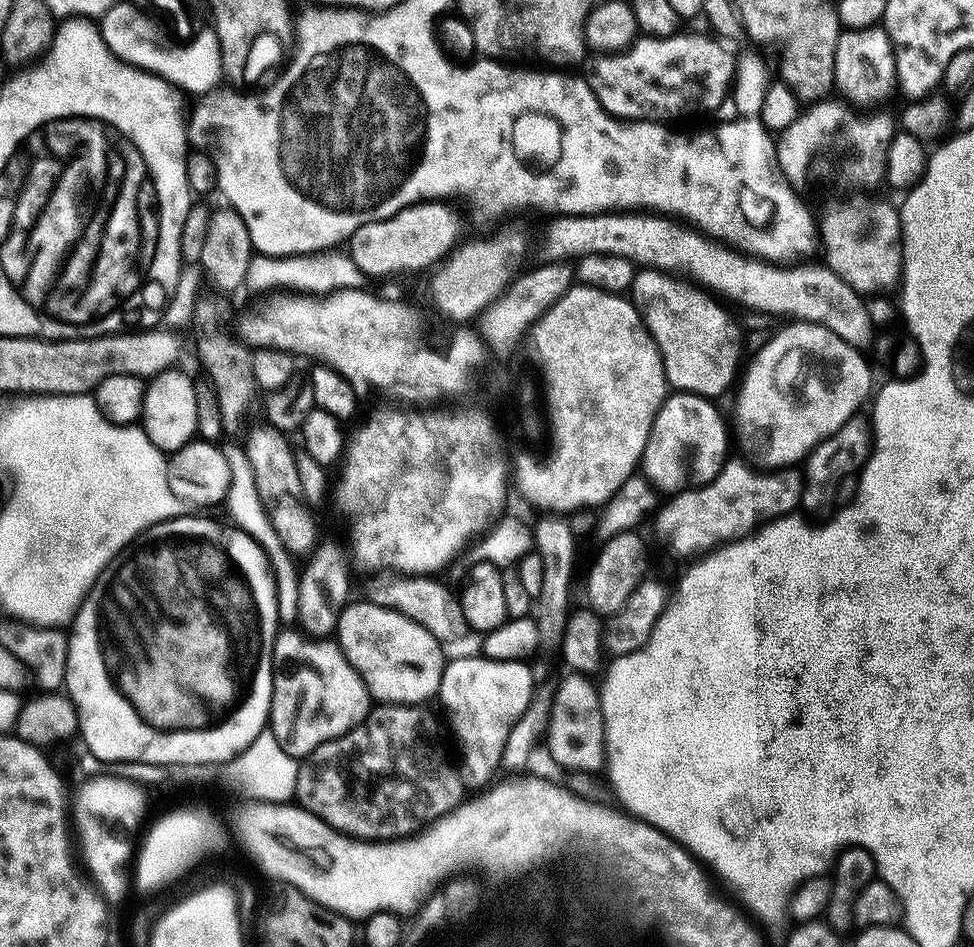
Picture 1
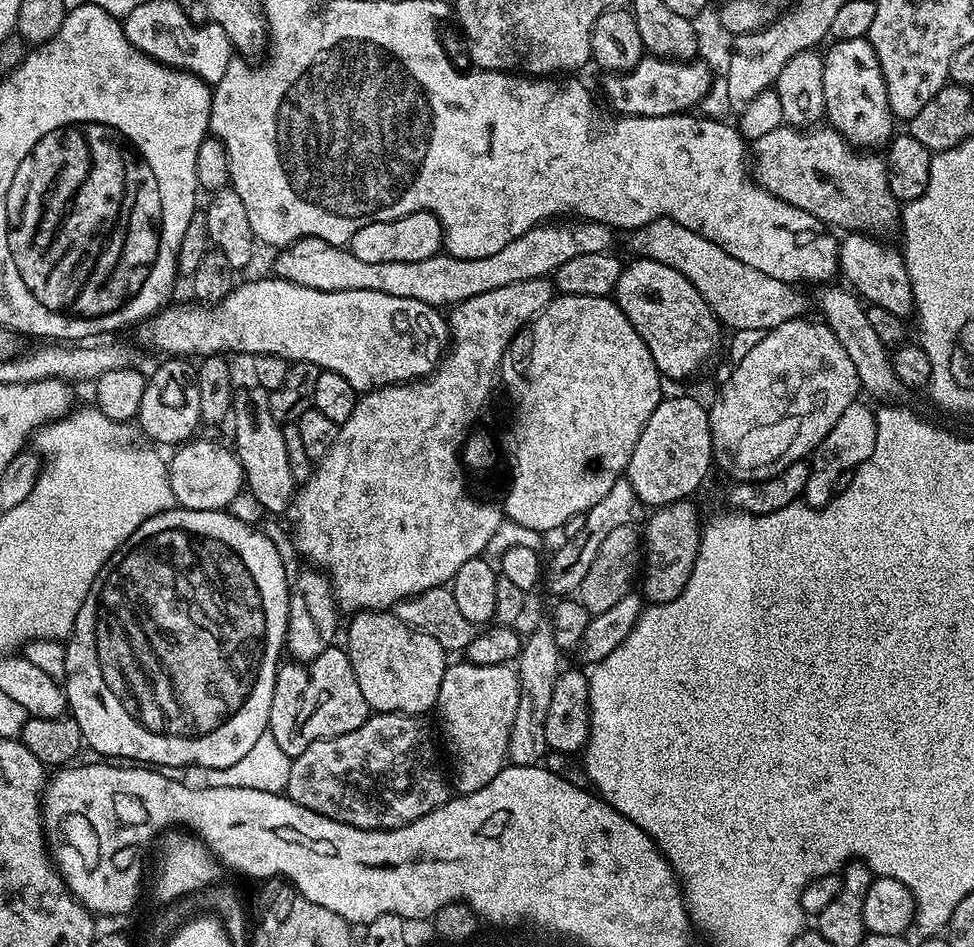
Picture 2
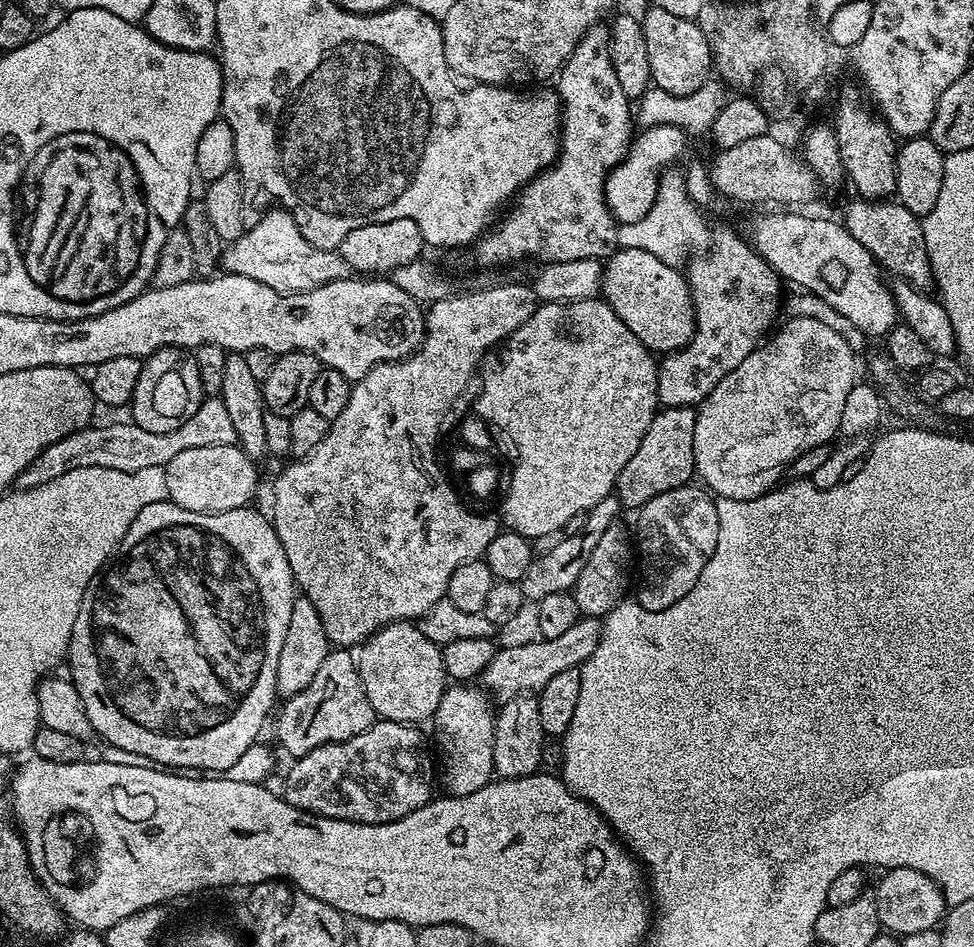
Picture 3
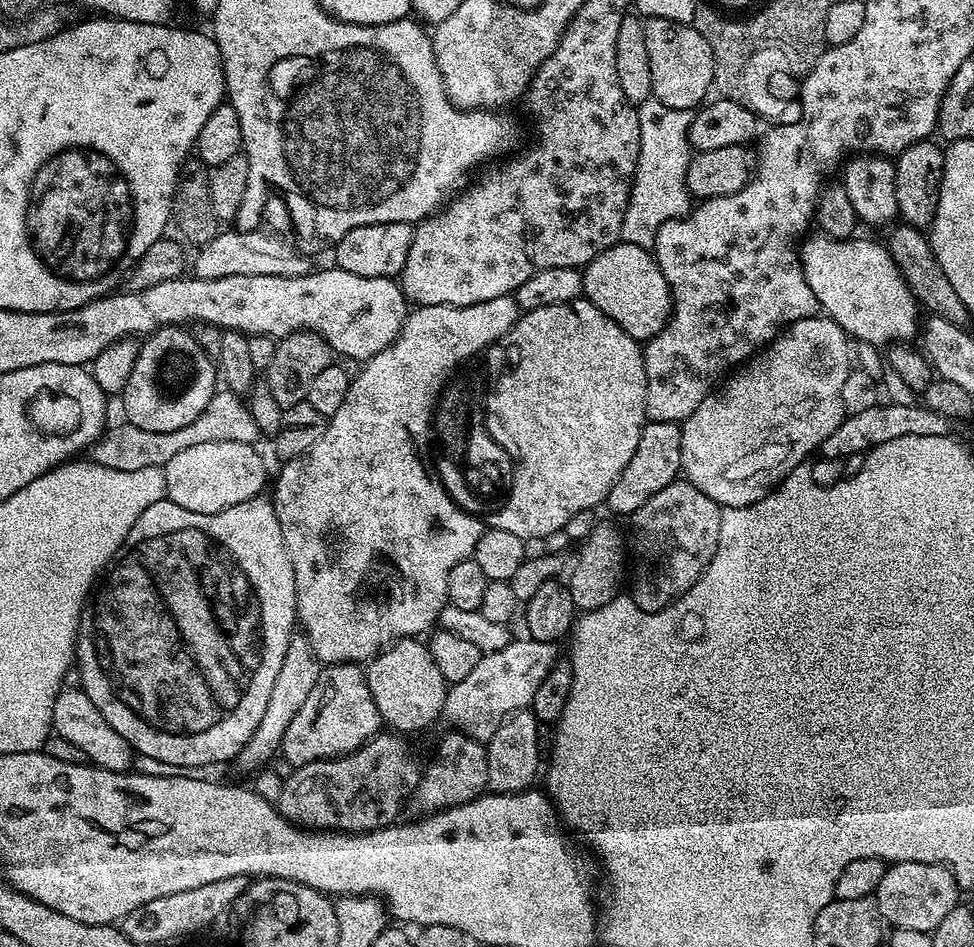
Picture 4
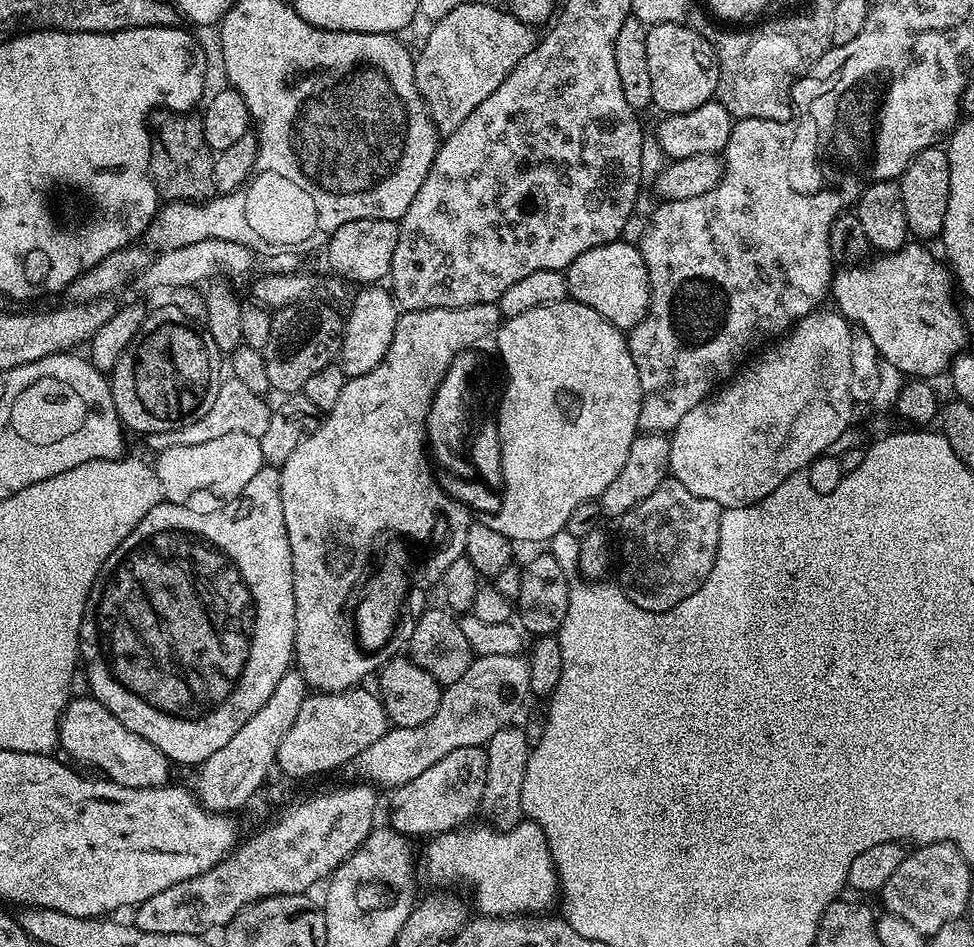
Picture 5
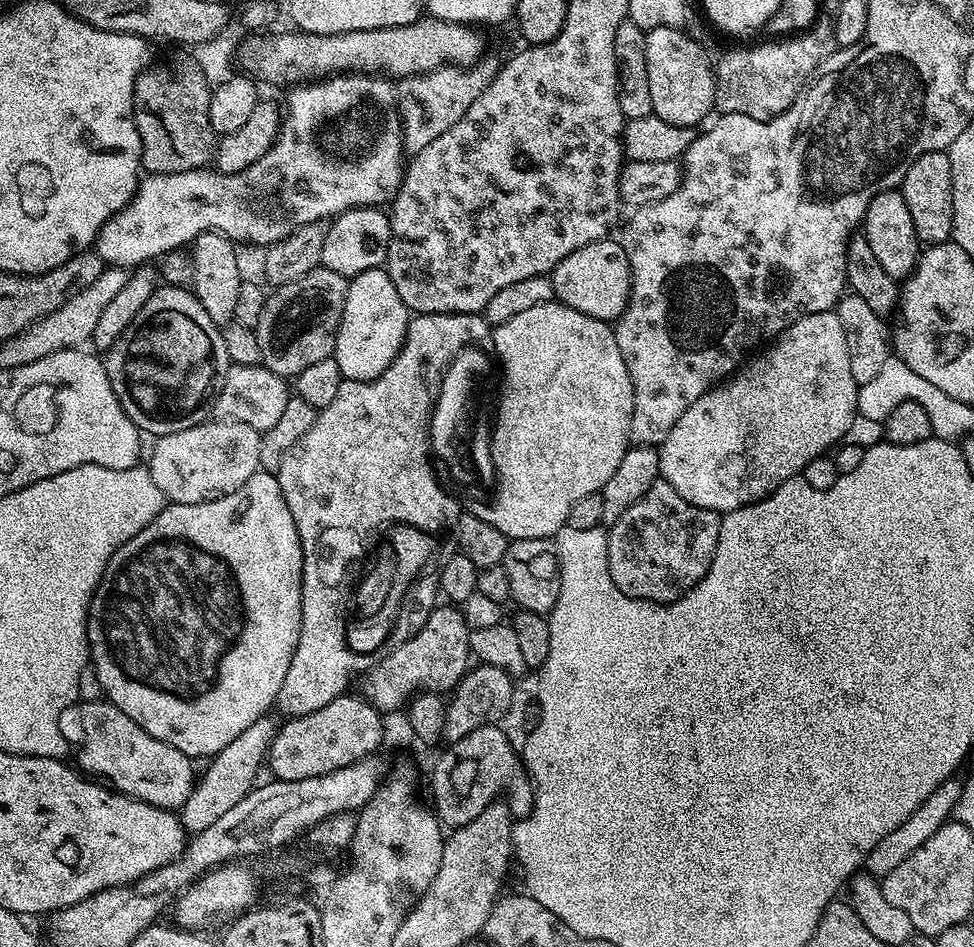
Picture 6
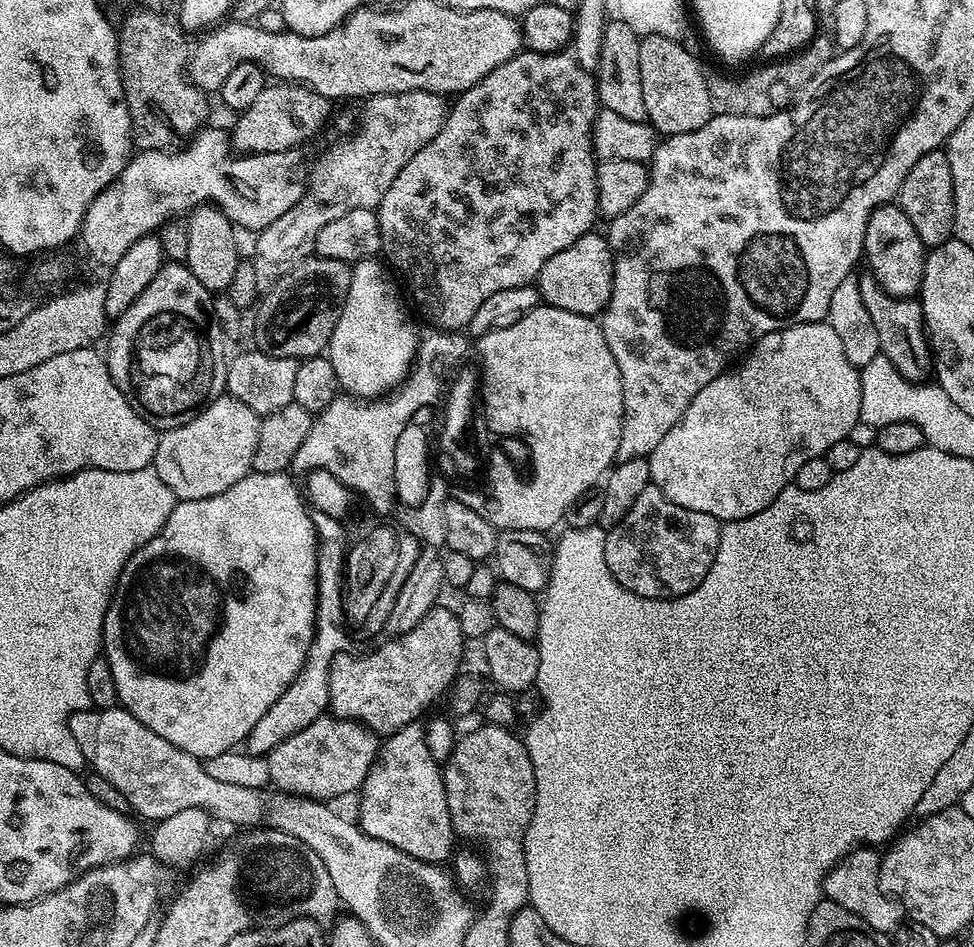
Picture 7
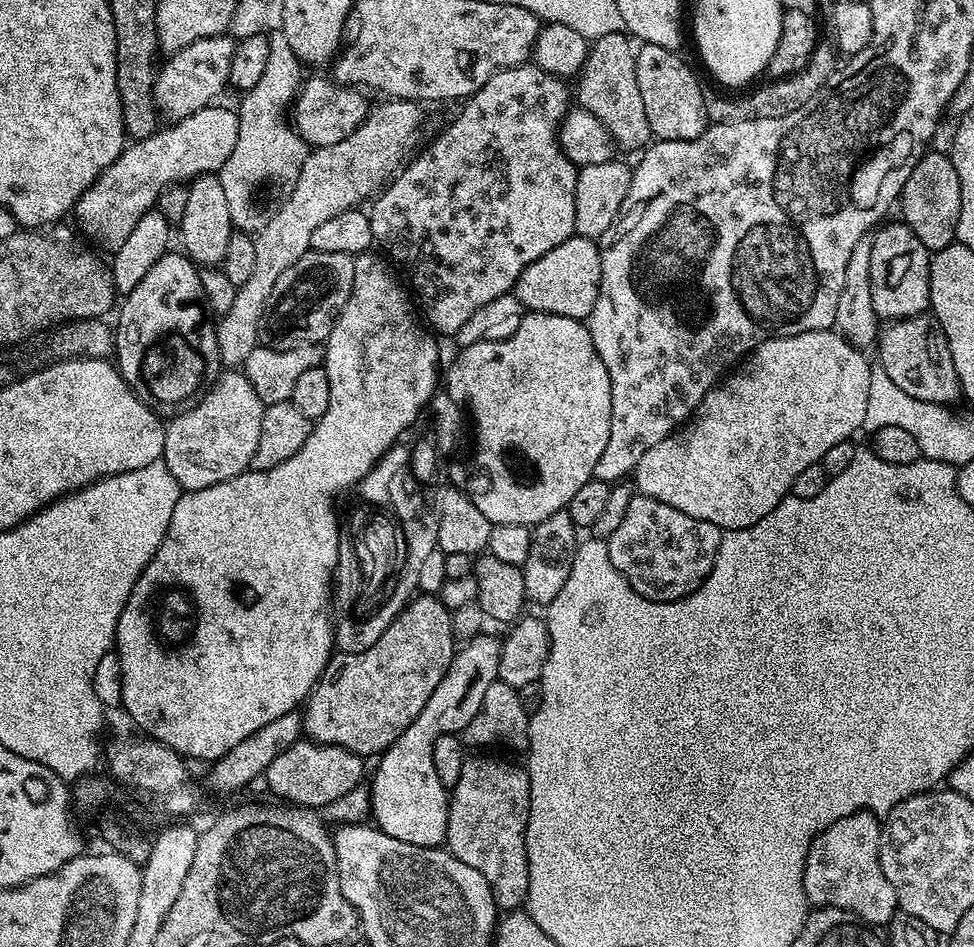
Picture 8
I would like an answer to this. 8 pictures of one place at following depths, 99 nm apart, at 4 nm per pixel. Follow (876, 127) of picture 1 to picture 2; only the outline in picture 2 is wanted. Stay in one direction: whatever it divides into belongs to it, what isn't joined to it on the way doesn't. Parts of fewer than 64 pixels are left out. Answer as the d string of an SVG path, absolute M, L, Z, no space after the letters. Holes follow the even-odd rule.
M781 126L770 130L770 134L762 134L762 138L754 142L754 175L757 184L761 184L770 194L782 198L782 202L798 210L806 210L806 214L818 218L833 229L844 228L845 233L884 234L880 232L890 231L895 224L897 227L902 216L901 201L896 200L890 190L885 157L872 150L853 148L831 126L813 126L807 130Z

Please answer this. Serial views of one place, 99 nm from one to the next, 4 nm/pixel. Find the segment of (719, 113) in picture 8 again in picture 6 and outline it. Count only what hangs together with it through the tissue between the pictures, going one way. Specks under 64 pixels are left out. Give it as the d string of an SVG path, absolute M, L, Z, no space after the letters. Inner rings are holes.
M828 18L817 19L805 32L787 38L772 38L767 42L769 44L756 44L753 48L732 48L721 54L720 61L715 61L714 108L717 113L746 114L750 118L773 120L800 99L809 81L838 52L832 22Z

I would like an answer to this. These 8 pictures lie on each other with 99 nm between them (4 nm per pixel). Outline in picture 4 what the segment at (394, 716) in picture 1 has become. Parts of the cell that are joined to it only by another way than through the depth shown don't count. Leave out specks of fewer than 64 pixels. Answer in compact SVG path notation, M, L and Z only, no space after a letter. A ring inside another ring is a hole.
M377 734L357 752L335 756L333 760L315 760L291 769L274 803L281 816L305 830L327 830L341 834L378 832L401 819L404 803L416 791L422 764L408 753L403 735Z

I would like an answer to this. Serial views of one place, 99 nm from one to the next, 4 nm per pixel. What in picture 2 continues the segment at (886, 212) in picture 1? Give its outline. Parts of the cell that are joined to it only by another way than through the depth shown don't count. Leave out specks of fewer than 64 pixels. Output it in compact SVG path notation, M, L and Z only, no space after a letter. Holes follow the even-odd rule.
M850 232L839 241L840 266L839 275L849 280L851 291L861 301L868 304L886 306L893 314L905 318L911 317L914 312L912 302L912 283L908 268L904 265L904 254L899 247L891 248L883 244L883 239L867 232Z

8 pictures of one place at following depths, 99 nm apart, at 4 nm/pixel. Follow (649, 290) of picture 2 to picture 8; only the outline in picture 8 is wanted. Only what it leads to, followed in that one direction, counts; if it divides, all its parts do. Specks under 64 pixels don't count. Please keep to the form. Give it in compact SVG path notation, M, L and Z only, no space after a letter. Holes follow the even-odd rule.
M574 234L569 240L562 242L562 246L554 246L554 250L546 250L546 254L542 254L542 258L530 262L530 266L526 266L526 270L522 270L514 289L514 295L524 303L528 312L558 314L584 322L594 310L594 302L598 302L601 282L602 258L599 243L593 237Z

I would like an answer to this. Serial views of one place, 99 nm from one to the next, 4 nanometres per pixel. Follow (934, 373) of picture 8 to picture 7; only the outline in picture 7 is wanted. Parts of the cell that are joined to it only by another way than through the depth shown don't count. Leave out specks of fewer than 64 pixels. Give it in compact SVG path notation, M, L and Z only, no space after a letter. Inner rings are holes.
M867 270L859 273L862 302L874 322L874 330L878 330L880 351L894 366L898 366L898 374L907 380L924 382L933 375L932 345L928 343L928 327L924 324L924 311L919 299L892 296Z

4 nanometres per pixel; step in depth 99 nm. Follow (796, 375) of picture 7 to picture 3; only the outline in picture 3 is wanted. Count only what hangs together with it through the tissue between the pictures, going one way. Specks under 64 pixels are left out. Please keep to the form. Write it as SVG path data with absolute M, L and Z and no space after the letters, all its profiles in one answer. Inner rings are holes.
M808 317L786 319L780 329L777 327L754 351L696 408L694 422L695 475L701 476L703 487L720 498L753 500L766 496L777 487L779 478L798 457L814 446L829 443L840 431L842 406L846 394L857 383L857 357L850 346L834 330L822 322Z

